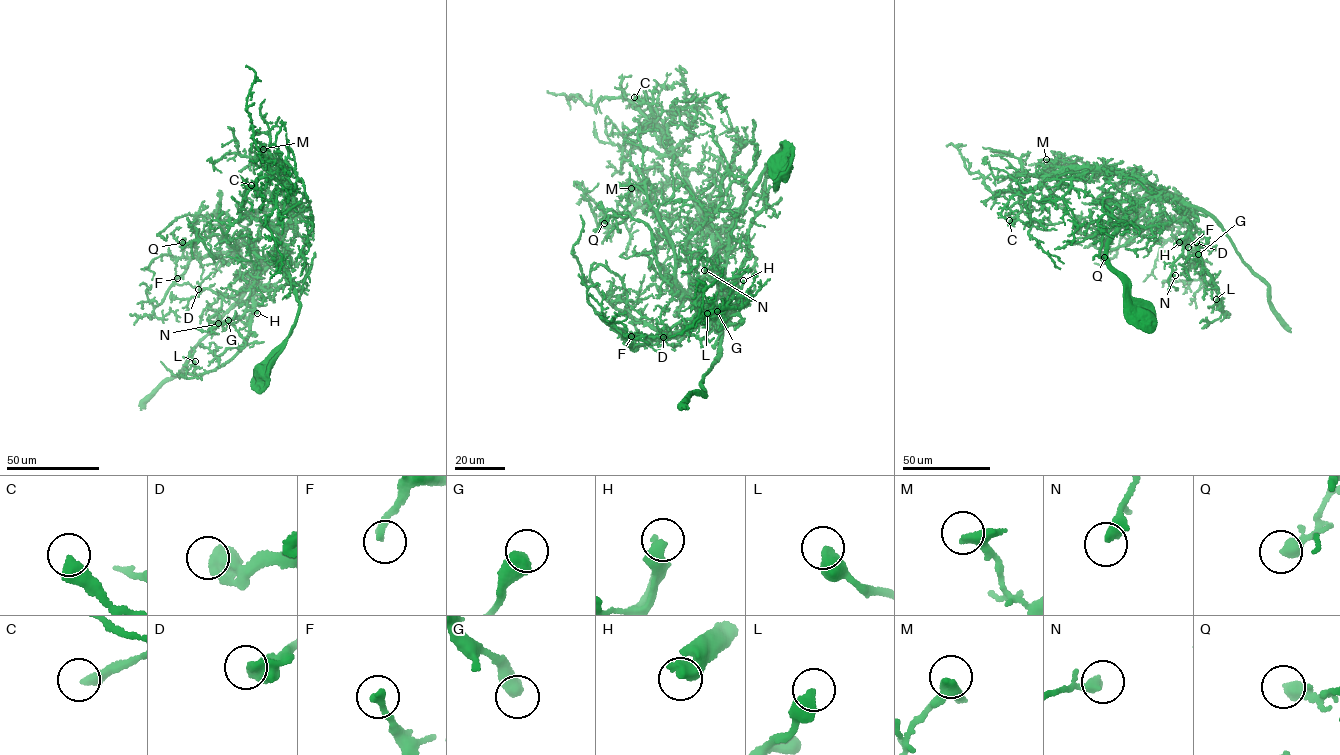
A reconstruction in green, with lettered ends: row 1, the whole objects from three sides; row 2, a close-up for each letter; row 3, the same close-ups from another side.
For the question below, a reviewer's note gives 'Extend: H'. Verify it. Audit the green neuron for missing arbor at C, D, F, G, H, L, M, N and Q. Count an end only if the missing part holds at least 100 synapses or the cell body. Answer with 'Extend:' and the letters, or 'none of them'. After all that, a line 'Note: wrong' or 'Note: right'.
Extend: H
Note: right

